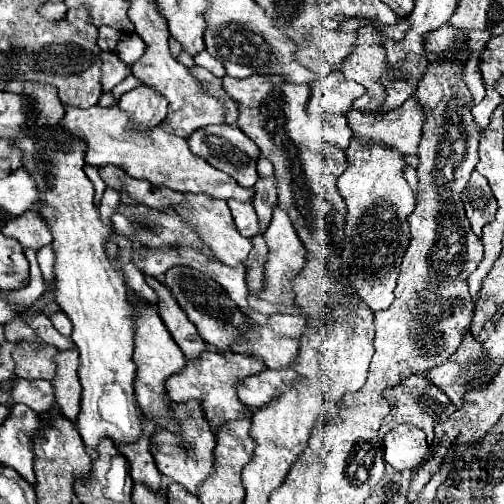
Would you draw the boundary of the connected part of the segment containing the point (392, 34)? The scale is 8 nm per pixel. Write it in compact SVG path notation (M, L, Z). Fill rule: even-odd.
M399 18L397 24L393 24L393 26L385 26L383 24L383 34L389 36L391 40L401 40L405 30L407 30L407 18Z

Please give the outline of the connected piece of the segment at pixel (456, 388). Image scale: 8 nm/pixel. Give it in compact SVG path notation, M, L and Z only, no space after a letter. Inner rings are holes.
M465 334L457 352L451 358L447 358L447 362L427 370L425 374L431 380L431 384L439 386L439 390L443 390L459 408L463 406L463 394L467 392L467 384L473 378L483 376L485 368L487 366L483 360L481 342L475 340L471 334Z

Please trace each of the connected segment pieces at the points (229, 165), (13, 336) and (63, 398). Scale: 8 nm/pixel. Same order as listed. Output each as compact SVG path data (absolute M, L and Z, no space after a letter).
M229 124L205 126L205 128L195 130L187 142L197 156L207 160L211 166L219 168L221 172L227 172L229 176L233 176L241 186L253 188L253 184L257 182L257 160L261 156L261 150L243 130Z
M17 316L13 321L3 324L5 337L8 342L17 343L19 340L25 340L28 342L37 342L39 344L45 343L29 326L25 326L23 321L19 320L21 320L21 318Z
M59 350L55 354L55 382L51 382L55 390L55 400L63 416L67 416L71 422L75 422L79 408L81 408L81 384L77 376L79 366L79 354L77 350Z

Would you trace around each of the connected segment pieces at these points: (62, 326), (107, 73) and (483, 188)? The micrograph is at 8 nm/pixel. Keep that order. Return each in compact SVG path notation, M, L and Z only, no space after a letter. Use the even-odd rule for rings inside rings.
M55 312L55 314L51 314L49 320L51 320L51 324L59 330L59 334L63 334L63 336L71 336L71 320L69 320L63 312Z
M101 52L101 60L103 60L101 86L103 86L103 92L111 92L113 86L117 86L123 78L127 78L131 74L131 66L125 64L113 52Z
M473 172L463 194L461 194L463 206L465 206L465 216L471 224L471 230L481 236L481 230L485 224L489 224L495 218L497 212L497 200L487 184L487 180L479 174Z

